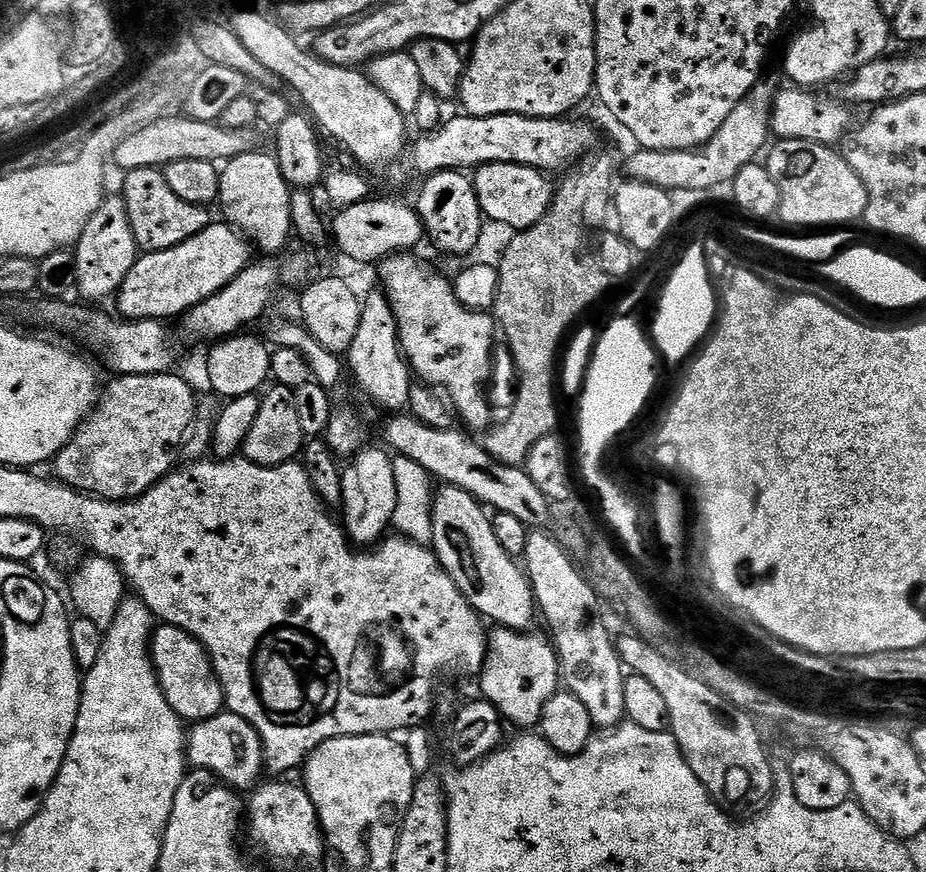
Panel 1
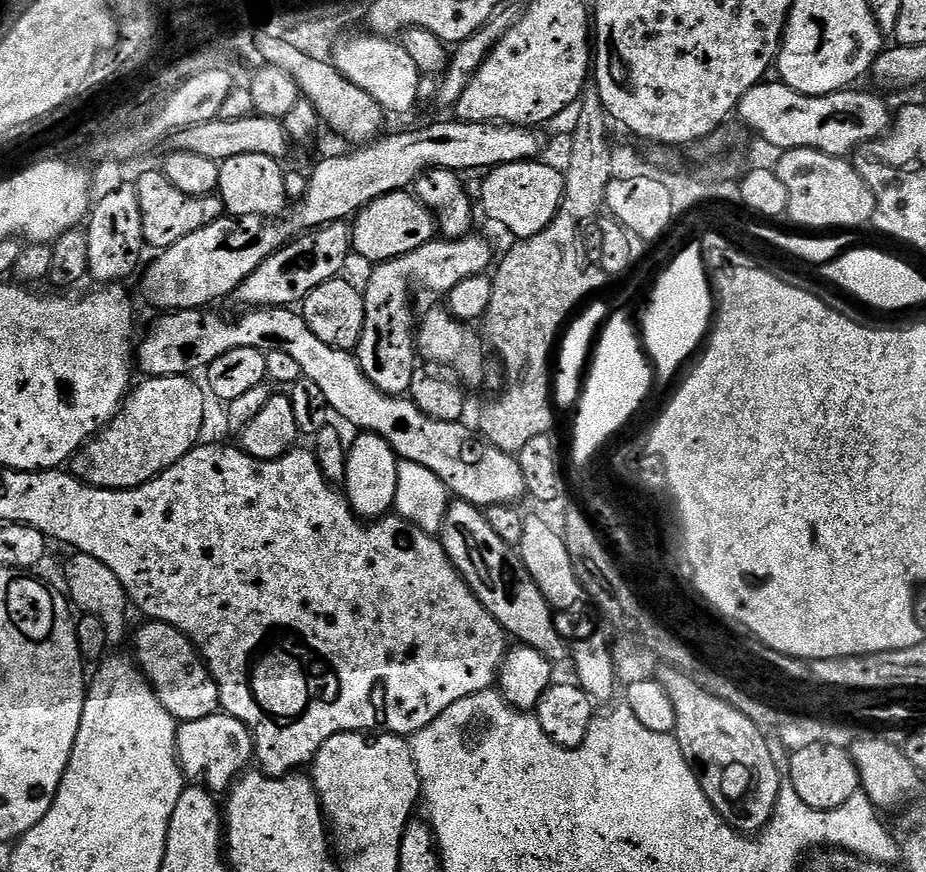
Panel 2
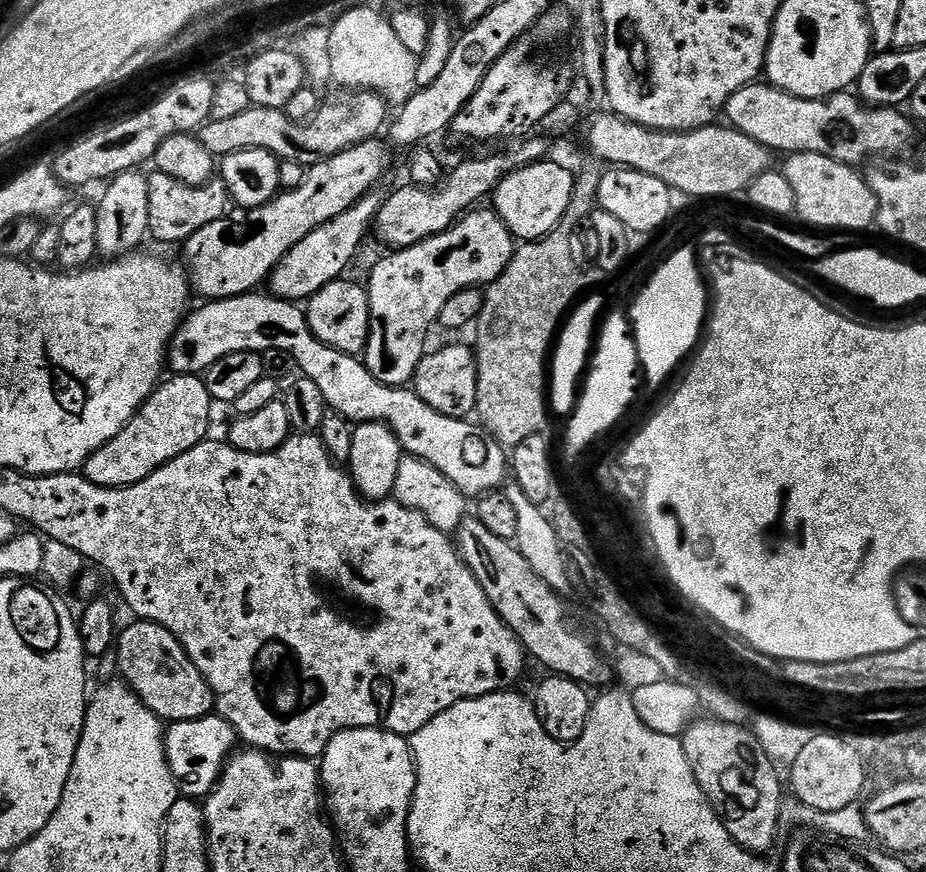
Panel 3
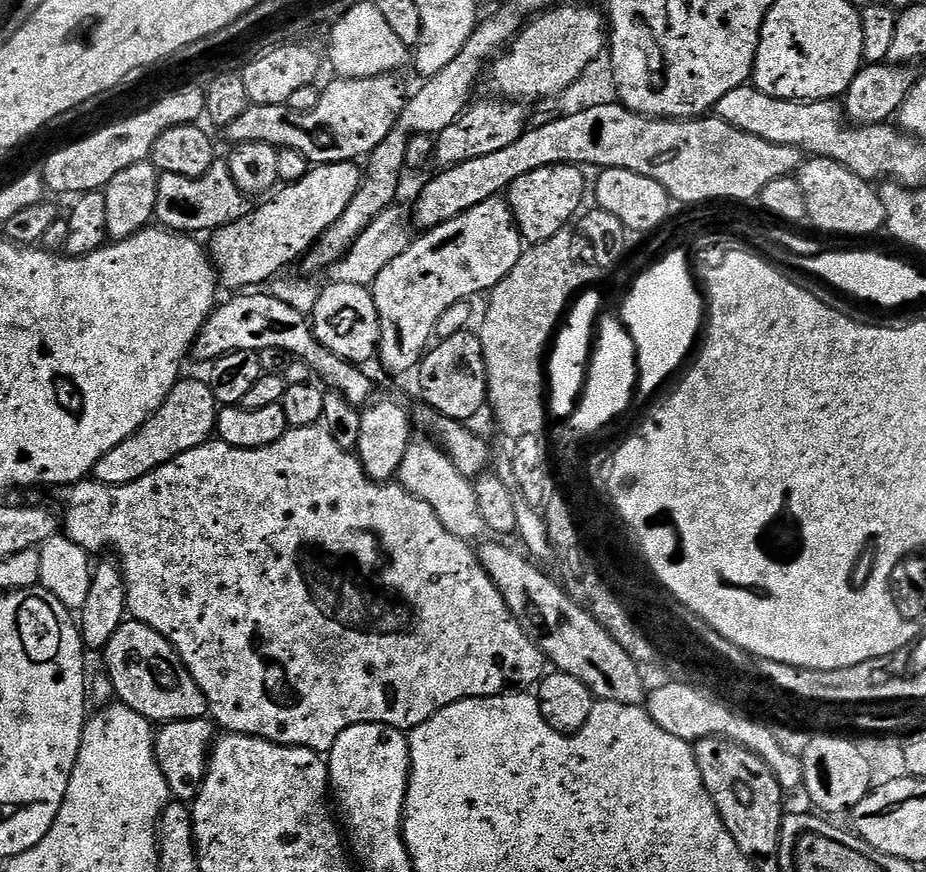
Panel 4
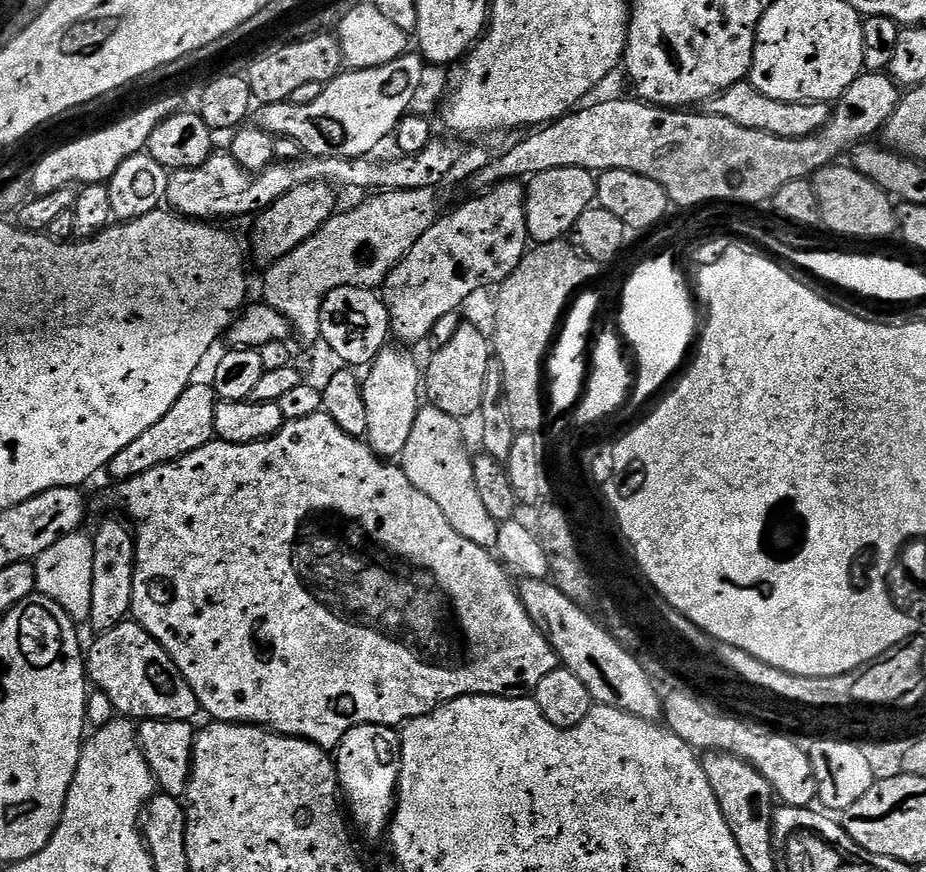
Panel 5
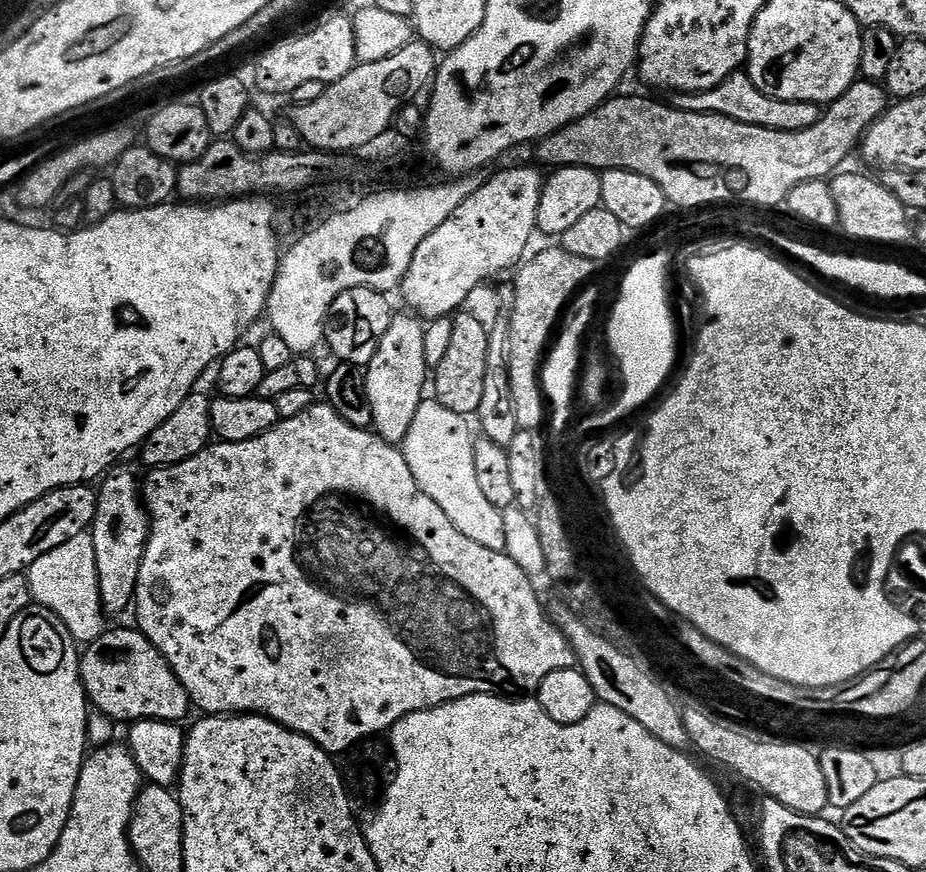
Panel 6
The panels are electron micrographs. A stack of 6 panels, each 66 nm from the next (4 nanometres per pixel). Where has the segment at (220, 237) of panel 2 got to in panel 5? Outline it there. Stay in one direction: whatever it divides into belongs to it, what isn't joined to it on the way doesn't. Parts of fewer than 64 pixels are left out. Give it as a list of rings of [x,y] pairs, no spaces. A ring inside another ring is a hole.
[[[325,183],[294,186],[290,194],[278,198],[278,202],[271,204],[265,212],[259,213],[254,220],[256,233],[252,236],[257,258],[275,262],[302,246],[302,242],[309,240],[324,223],[332,219],[337,211],[336,192],[333,185]]]

